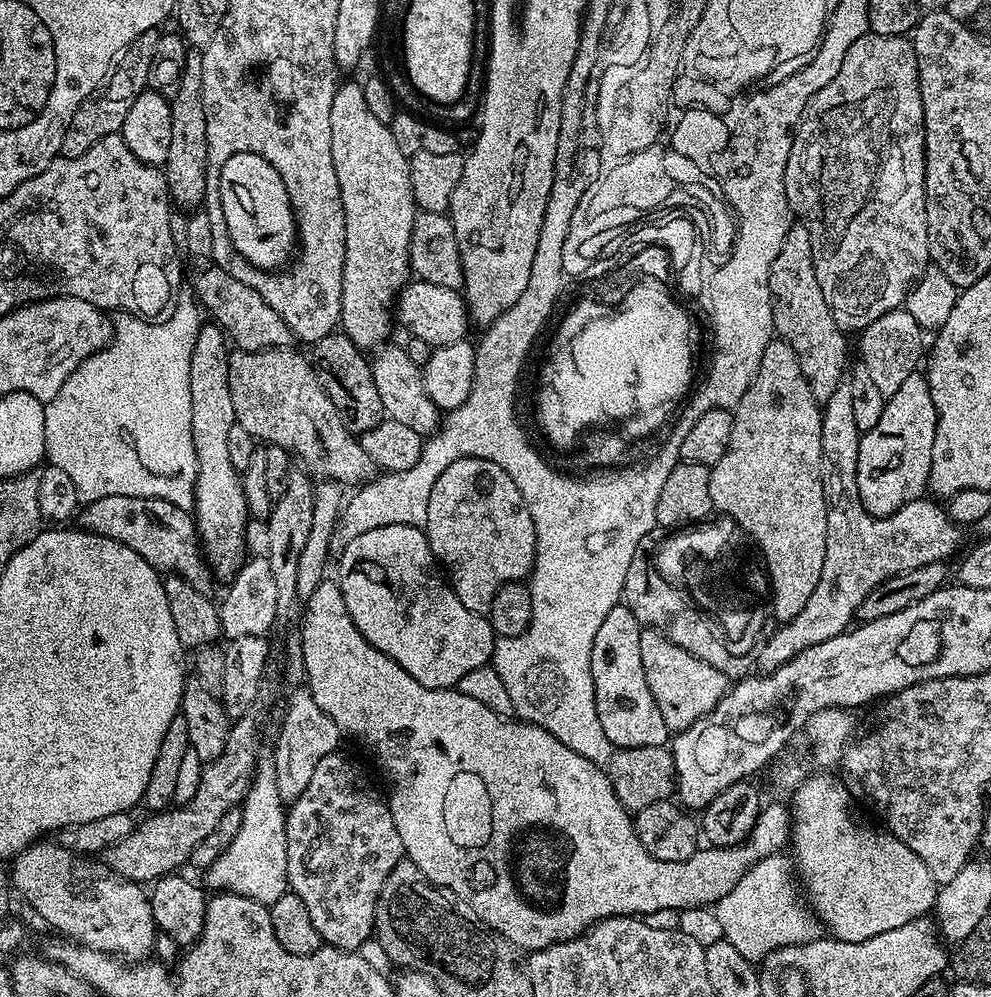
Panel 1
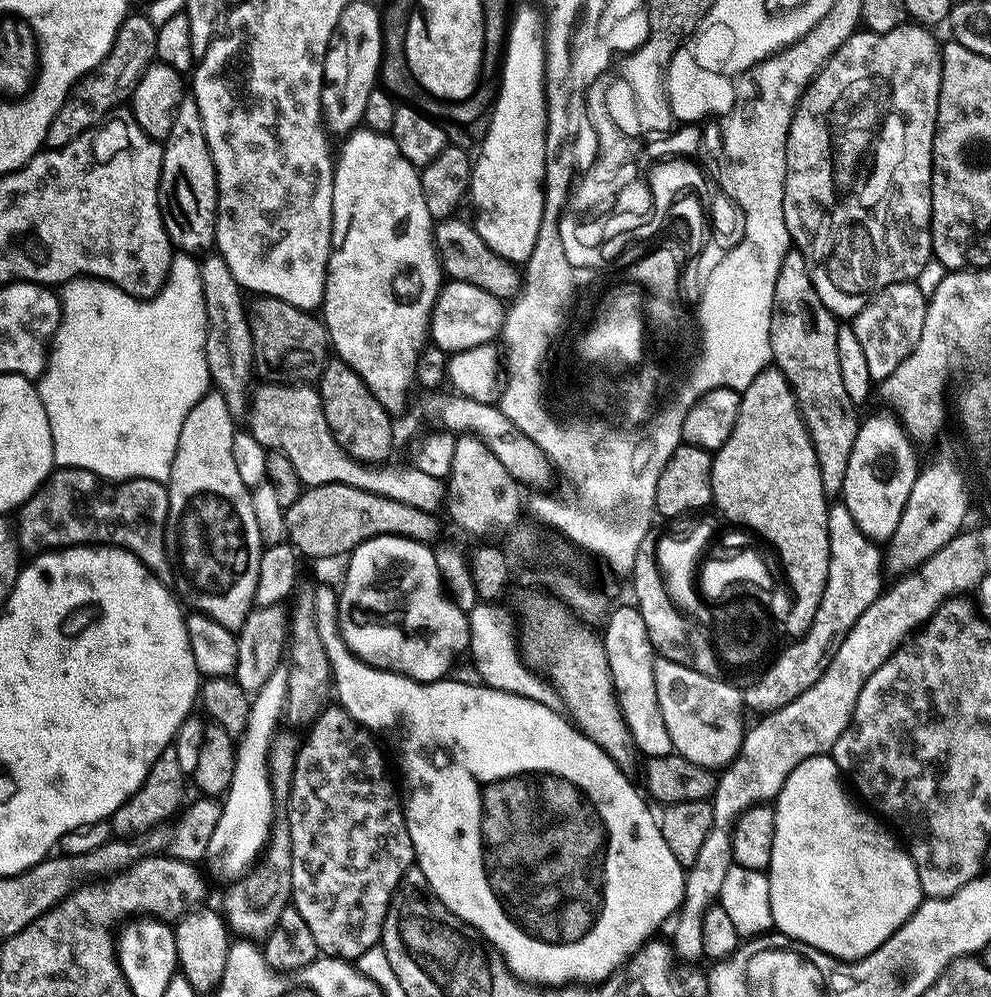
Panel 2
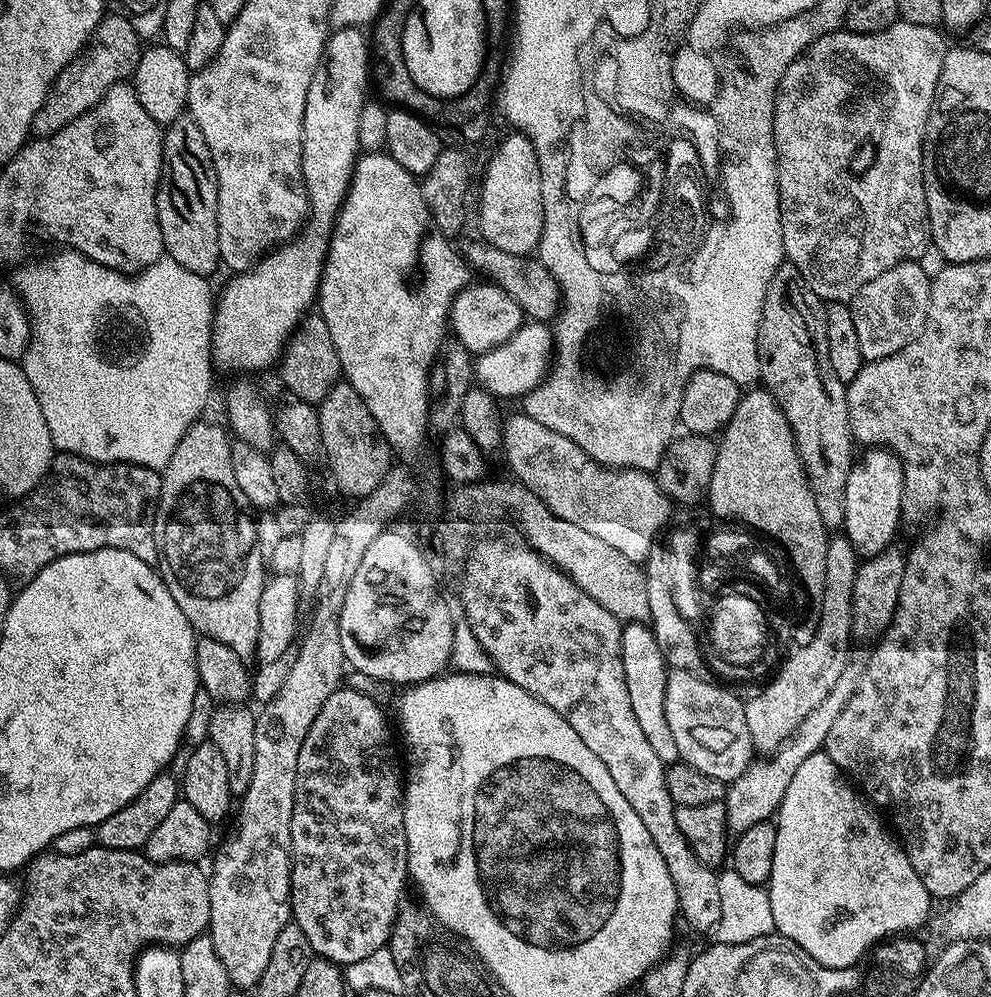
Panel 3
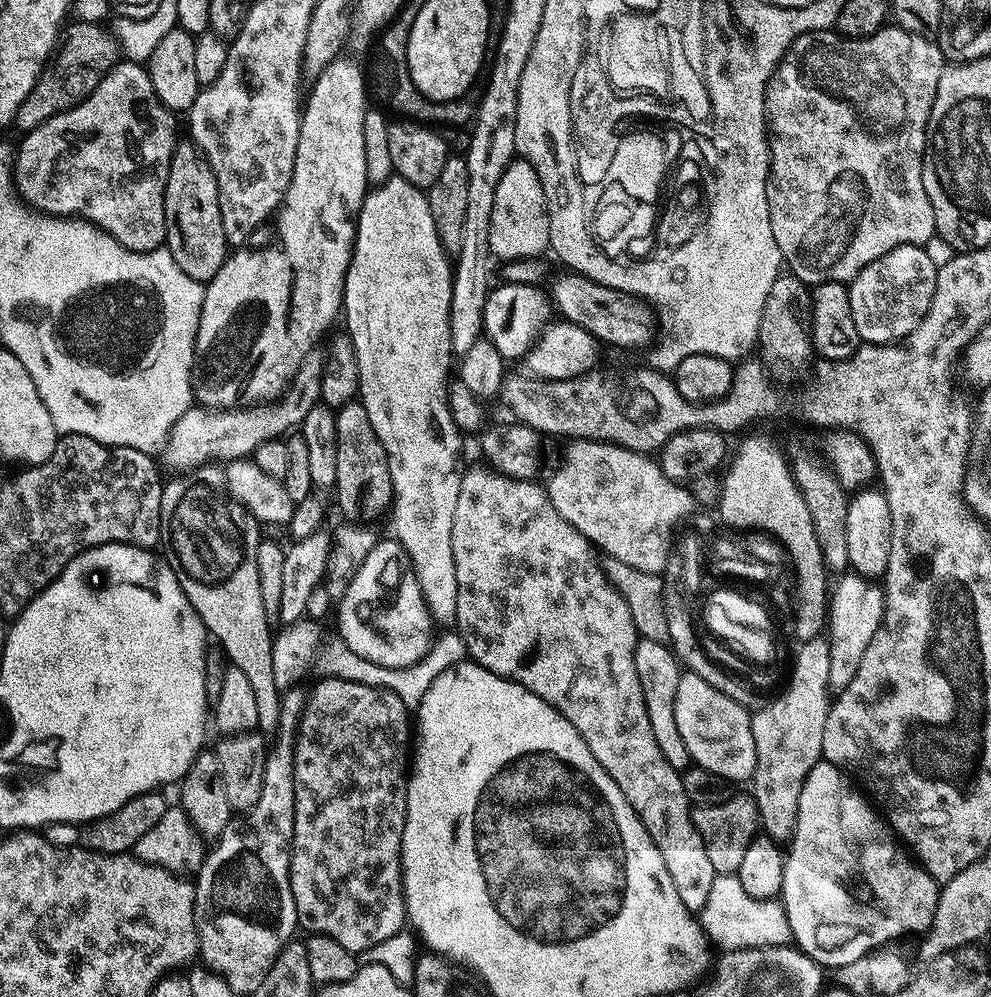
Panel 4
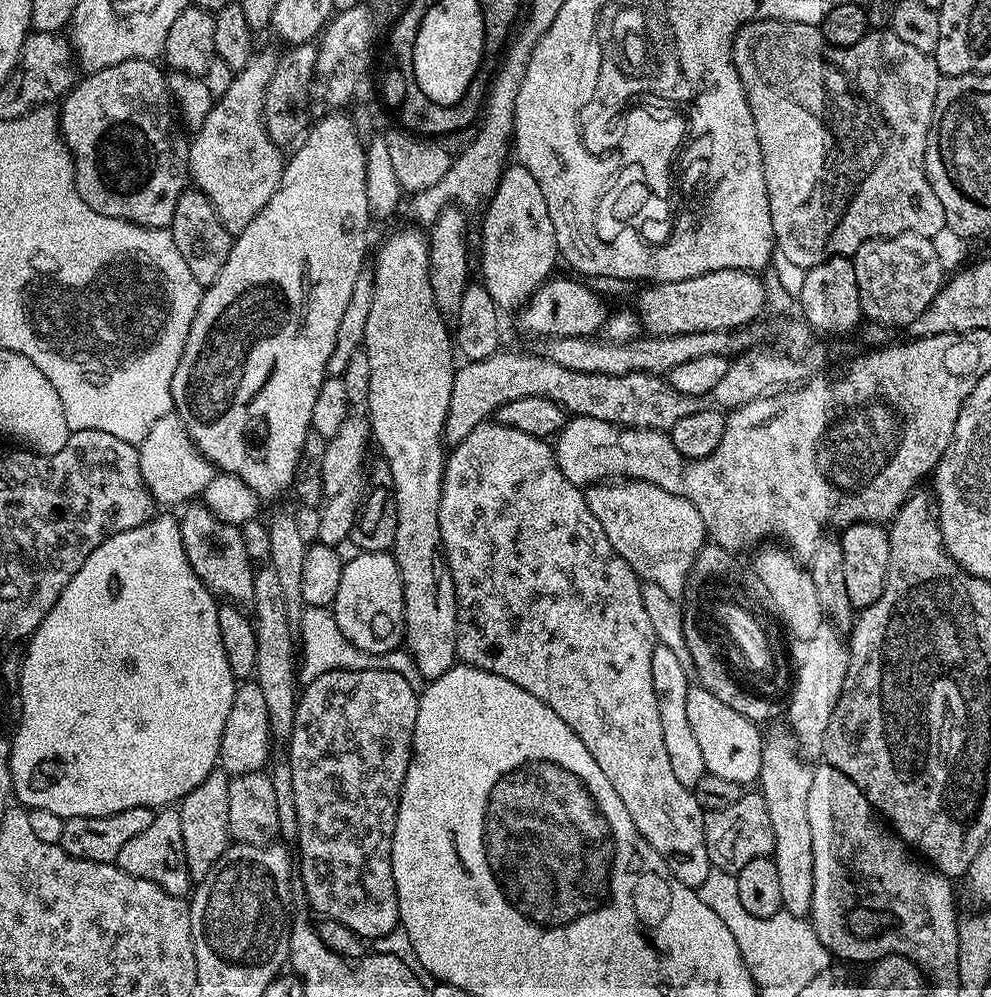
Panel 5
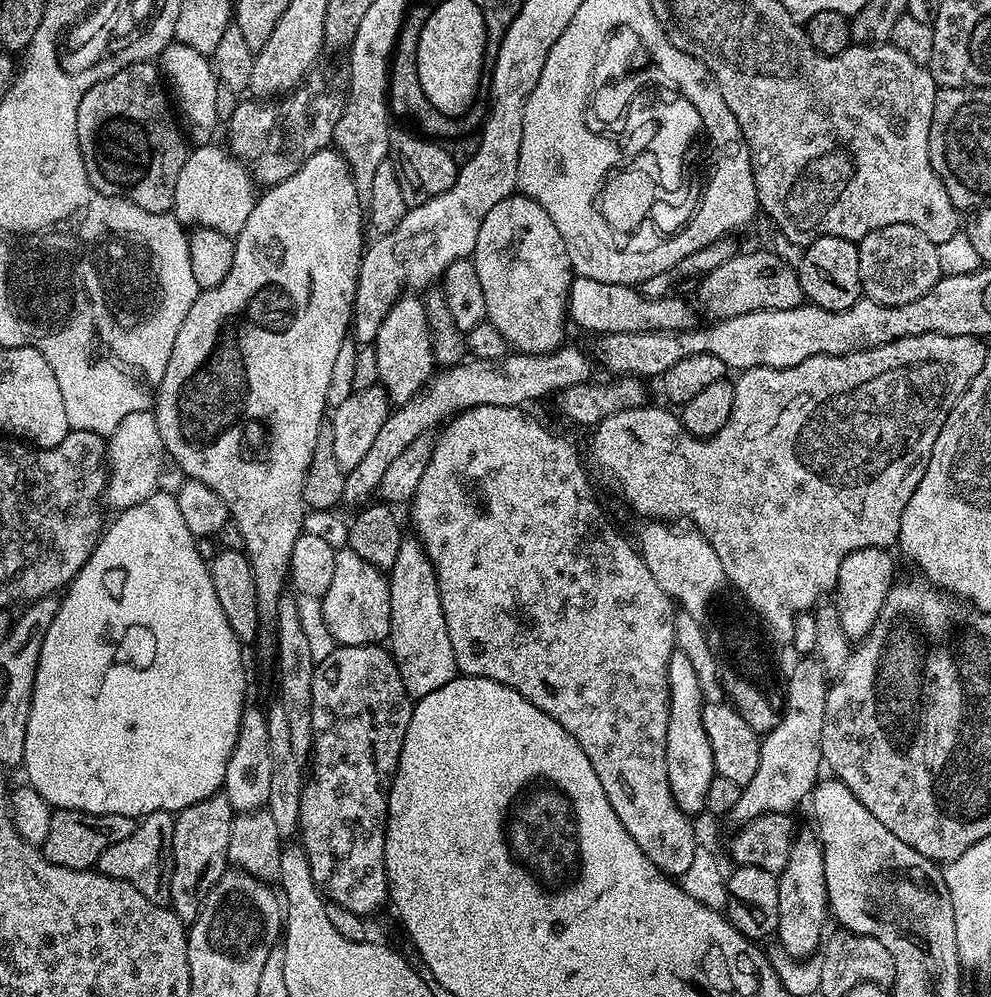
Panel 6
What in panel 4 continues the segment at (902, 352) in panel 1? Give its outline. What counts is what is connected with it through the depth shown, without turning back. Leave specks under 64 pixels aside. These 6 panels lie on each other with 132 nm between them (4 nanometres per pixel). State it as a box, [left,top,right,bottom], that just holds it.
[849,244,939,343]

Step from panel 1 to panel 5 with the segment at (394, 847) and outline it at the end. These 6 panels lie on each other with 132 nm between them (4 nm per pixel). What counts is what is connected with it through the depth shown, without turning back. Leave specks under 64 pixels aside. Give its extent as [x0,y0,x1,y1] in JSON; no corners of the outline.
[286,668,420,942]

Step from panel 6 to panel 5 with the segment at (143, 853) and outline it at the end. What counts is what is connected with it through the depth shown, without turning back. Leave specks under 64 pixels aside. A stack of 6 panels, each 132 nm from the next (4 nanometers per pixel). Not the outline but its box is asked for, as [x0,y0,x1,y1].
[114,806,194,897]

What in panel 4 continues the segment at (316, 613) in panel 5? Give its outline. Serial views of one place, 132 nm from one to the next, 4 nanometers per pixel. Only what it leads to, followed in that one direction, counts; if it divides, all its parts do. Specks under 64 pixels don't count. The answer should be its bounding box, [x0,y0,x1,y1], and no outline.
[272,618,466,710]

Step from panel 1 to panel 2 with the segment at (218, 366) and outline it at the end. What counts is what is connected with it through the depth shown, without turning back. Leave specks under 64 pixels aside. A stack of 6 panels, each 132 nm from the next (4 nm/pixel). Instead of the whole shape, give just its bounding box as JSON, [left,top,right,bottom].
[166,390,262,630]

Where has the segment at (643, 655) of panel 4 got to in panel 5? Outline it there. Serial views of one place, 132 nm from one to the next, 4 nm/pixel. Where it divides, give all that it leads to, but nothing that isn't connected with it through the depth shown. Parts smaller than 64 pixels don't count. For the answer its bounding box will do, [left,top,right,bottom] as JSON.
[652,643,705,790]

